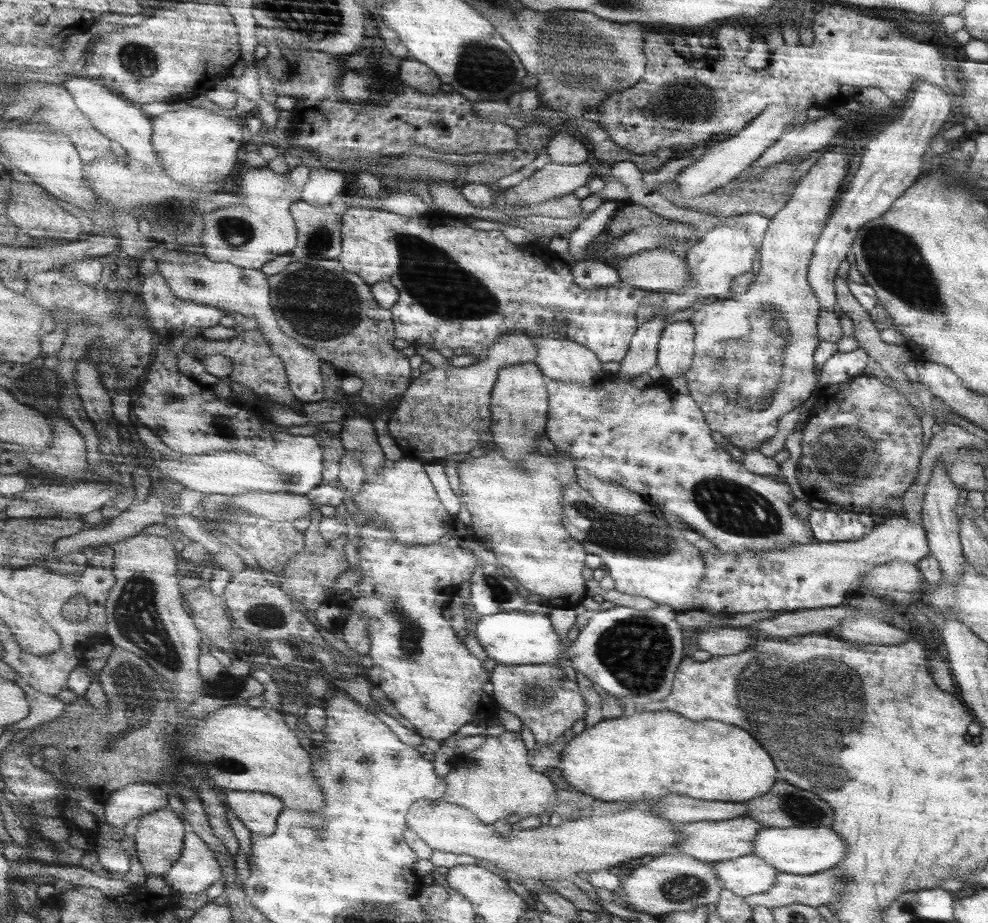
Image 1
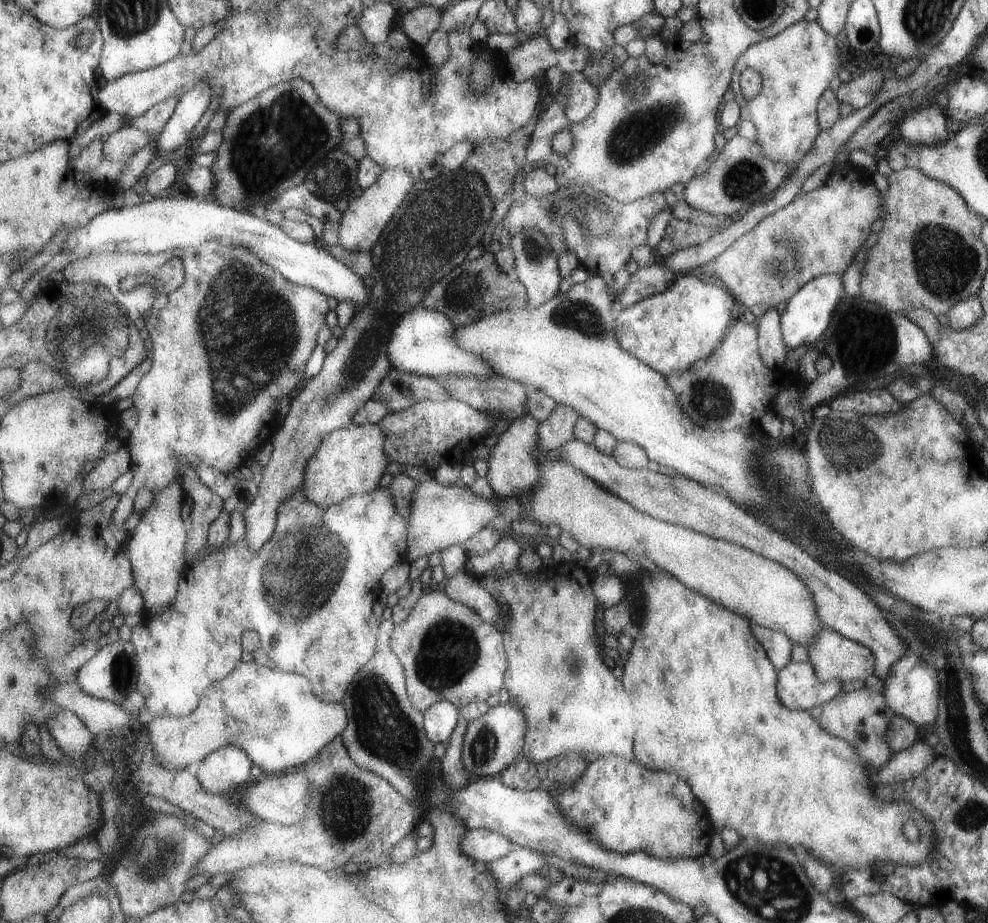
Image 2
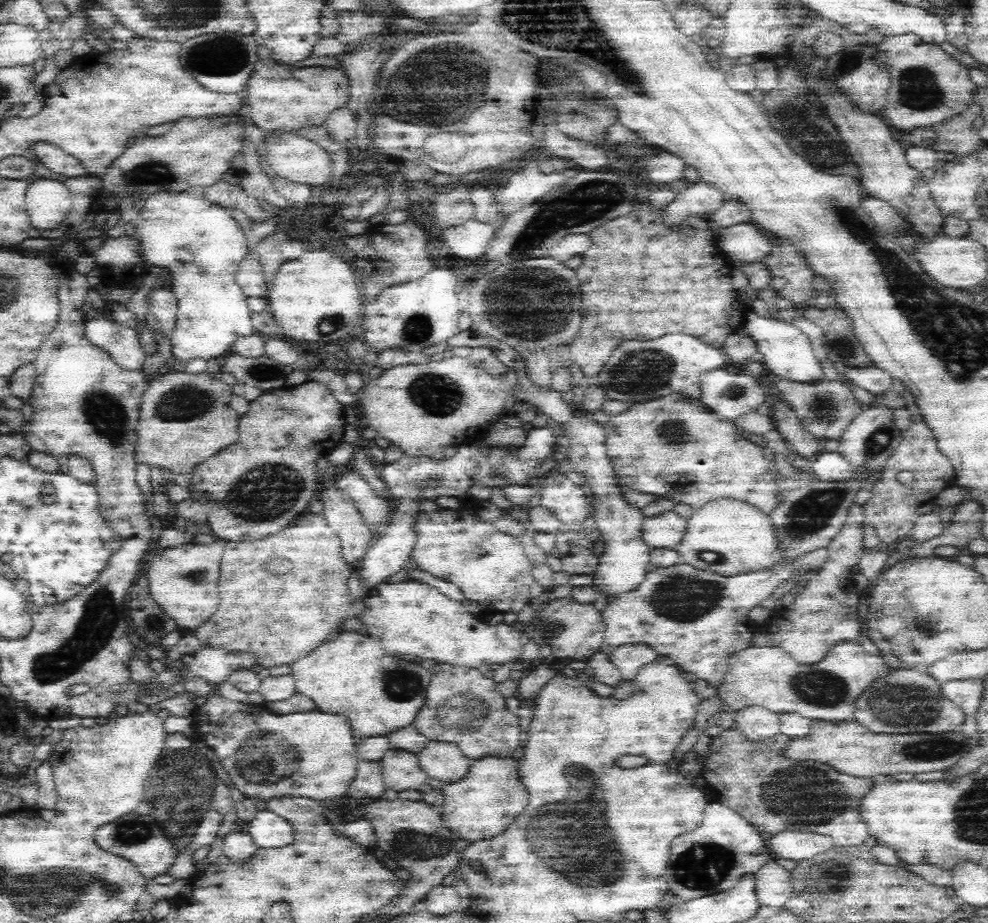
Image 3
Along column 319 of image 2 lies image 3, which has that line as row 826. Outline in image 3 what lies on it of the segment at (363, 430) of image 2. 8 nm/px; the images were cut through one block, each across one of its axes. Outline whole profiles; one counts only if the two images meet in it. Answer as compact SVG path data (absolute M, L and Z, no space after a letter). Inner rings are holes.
M488 754L472 760L472 766L464 778L440 786L440 790L444 792L444 806L440 810L446 826L468 844L504 832L514 818L524 814L530 802L530 794L520 776L520 760L516 762L512 756L502 758Z

